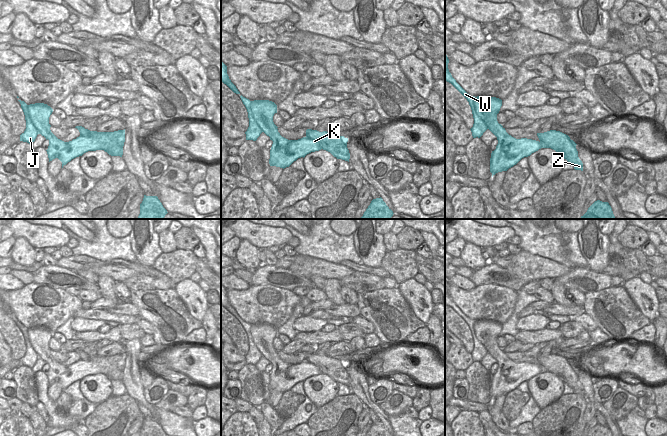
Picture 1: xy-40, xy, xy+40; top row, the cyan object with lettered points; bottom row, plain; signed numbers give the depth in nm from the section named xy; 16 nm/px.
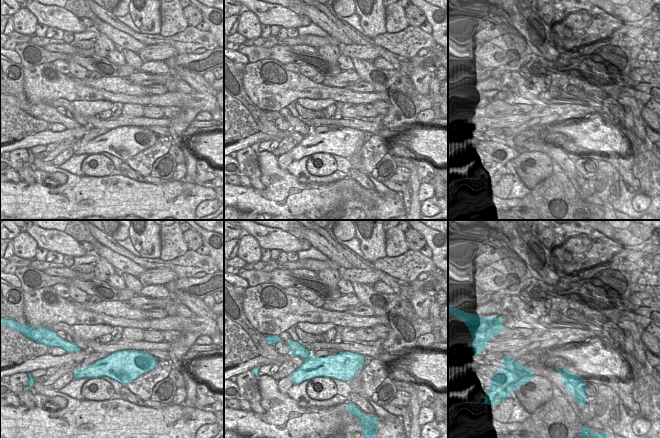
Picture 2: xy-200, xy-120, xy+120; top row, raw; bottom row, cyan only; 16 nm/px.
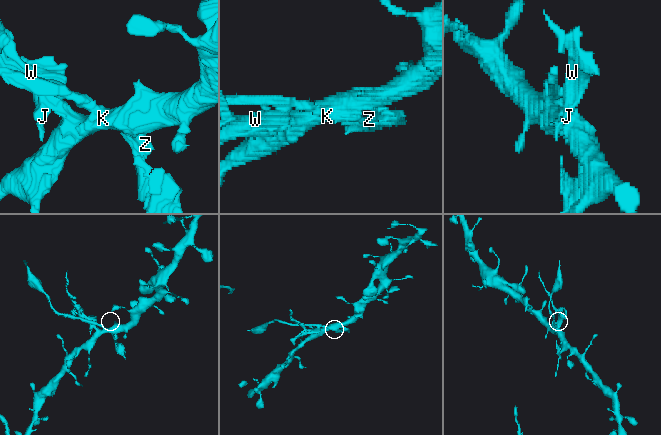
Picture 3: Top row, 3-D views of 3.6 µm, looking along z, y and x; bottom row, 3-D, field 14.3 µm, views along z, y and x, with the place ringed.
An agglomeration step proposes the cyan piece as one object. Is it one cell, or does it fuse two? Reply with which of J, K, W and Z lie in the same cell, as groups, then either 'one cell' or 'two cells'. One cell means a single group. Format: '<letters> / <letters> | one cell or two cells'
J W / K Z | two cells

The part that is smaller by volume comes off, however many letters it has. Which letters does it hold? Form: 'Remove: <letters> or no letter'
Remove: J, W

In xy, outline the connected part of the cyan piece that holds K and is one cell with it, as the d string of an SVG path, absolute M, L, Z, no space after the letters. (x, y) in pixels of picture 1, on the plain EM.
M307 353L306 360L298 364L288 364L274 355L273 368L270 374L270 390L289 391L298 382L321 373L330 376L337 383L349 386L350 377L347 372L348 362L337 357Z

